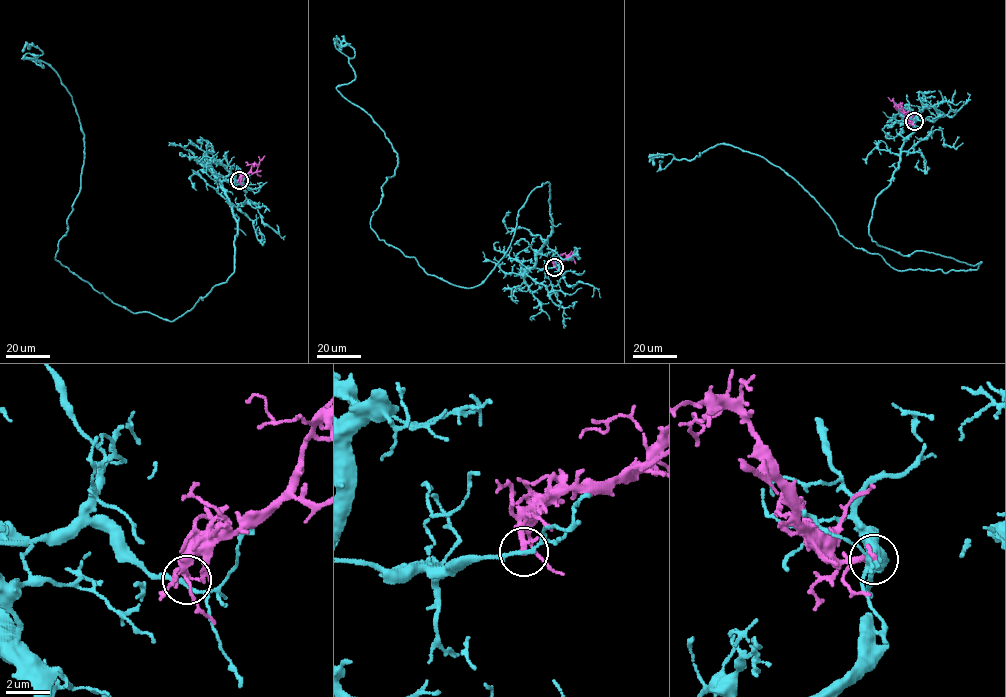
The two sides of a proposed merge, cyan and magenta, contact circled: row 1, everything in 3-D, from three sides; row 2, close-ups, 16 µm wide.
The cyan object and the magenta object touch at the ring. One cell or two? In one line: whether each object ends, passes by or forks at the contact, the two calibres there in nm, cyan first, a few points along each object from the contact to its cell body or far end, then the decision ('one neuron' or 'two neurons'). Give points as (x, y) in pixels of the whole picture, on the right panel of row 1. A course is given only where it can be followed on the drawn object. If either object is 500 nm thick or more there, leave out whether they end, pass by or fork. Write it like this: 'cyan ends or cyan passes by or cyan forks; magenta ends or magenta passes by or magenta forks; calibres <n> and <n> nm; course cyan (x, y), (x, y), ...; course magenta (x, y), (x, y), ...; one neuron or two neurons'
cyan passes by; magenta ends; calibres 170 and 320 nm; course cyan (915, 121), (869, 234), (977, 269), (897, 271), (779, 167), (726, 144), (654, 165); course magenta (915, 121), (887, 97); two neurons

